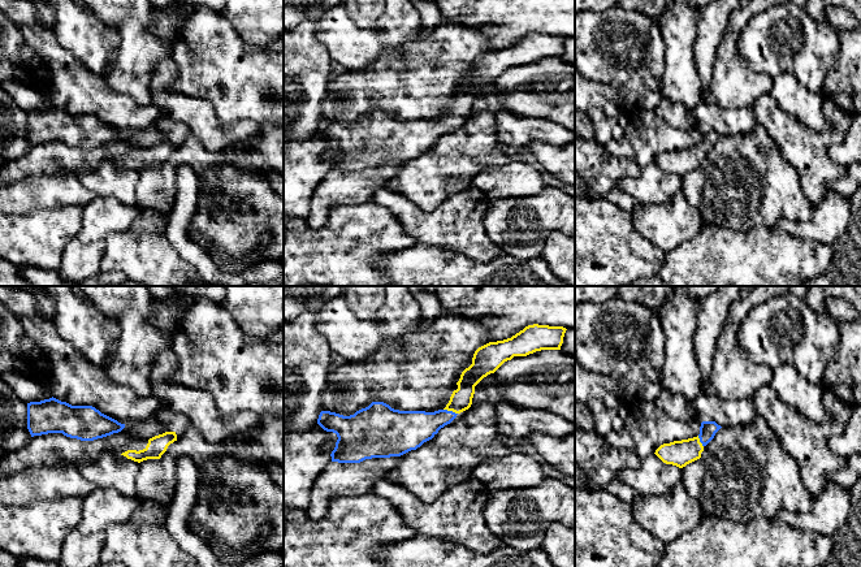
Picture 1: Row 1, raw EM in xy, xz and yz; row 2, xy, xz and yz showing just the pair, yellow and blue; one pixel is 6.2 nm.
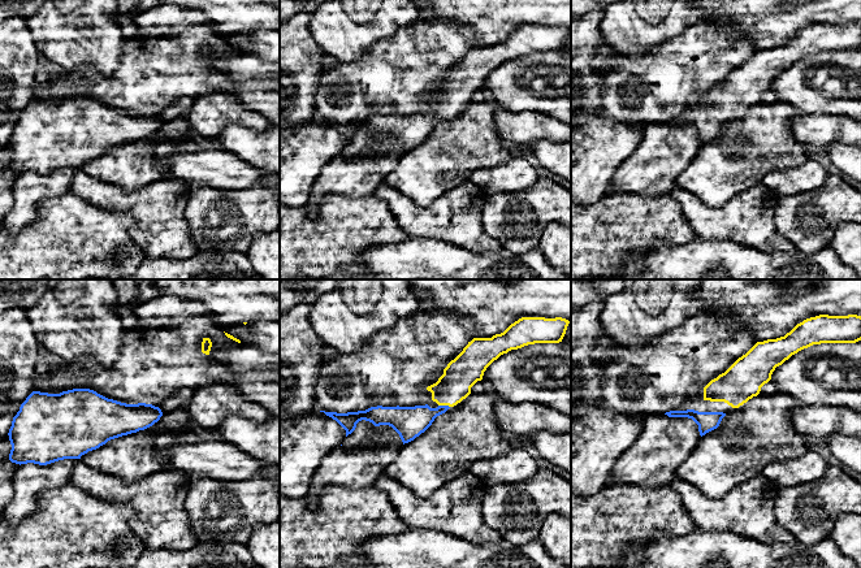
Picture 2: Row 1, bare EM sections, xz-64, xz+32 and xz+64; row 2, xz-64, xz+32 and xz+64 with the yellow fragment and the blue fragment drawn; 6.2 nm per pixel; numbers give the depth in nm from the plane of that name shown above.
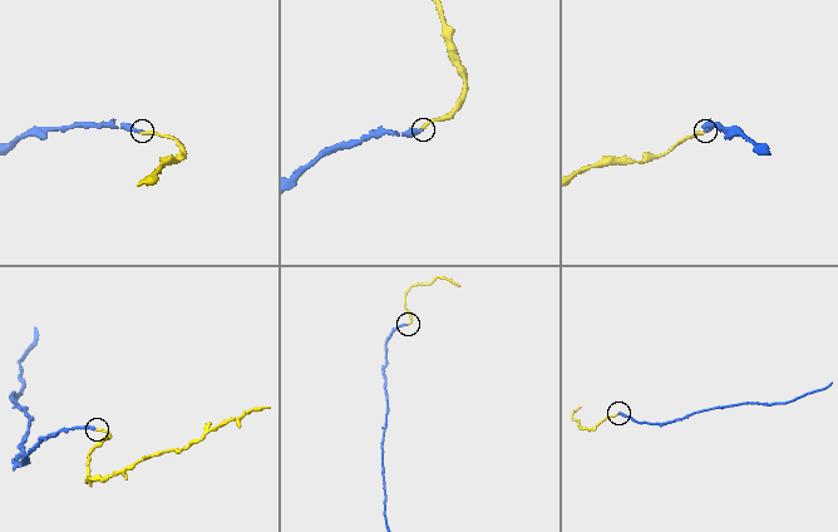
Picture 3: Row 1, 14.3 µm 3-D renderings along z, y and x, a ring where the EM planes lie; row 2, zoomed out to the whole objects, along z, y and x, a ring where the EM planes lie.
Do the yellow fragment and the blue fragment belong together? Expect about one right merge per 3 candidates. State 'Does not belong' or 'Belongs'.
Belongs

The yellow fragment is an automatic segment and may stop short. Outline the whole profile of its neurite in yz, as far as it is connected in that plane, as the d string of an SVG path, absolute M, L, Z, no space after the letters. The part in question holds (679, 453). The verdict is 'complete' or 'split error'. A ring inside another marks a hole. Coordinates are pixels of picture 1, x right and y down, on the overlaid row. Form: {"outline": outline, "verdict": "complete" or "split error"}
{"outline": "M702 421L697 437L663 443L654 454L663 463L683 468L701 458L704 447L714 438L721 428L715 421Z", "verdict": "split error"}

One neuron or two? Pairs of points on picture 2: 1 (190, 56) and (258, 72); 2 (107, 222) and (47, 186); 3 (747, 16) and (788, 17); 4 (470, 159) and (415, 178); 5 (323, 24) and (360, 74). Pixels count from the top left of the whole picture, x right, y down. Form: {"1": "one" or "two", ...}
{"1": "two", "2": "two", "3": "one", "4": "one", "5": "two"}

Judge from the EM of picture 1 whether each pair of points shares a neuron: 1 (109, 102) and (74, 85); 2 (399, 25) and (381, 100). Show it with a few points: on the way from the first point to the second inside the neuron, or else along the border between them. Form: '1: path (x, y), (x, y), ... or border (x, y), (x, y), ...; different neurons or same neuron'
1: path (100, 100), (83, 92); same neuron
2: border (420, 27), (398, 46); different neurons

